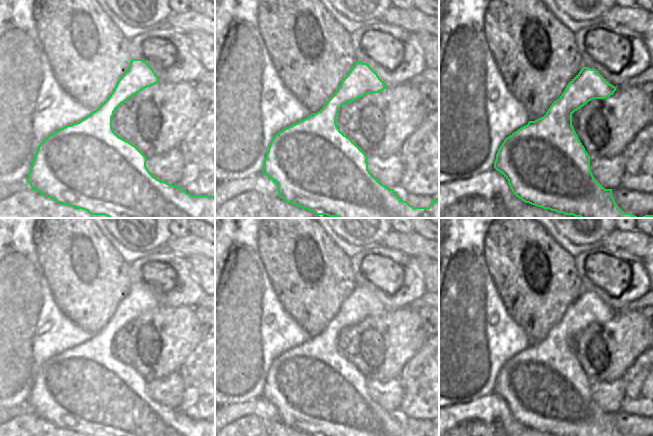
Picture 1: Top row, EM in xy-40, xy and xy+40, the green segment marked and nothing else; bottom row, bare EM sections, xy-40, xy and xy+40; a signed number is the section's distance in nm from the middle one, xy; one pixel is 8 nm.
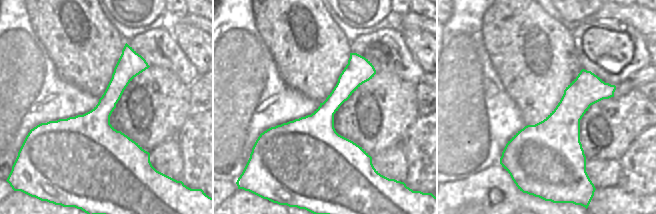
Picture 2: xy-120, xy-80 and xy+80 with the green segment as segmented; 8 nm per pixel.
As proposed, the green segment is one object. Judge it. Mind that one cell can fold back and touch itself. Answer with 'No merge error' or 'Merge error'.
No merge error.

